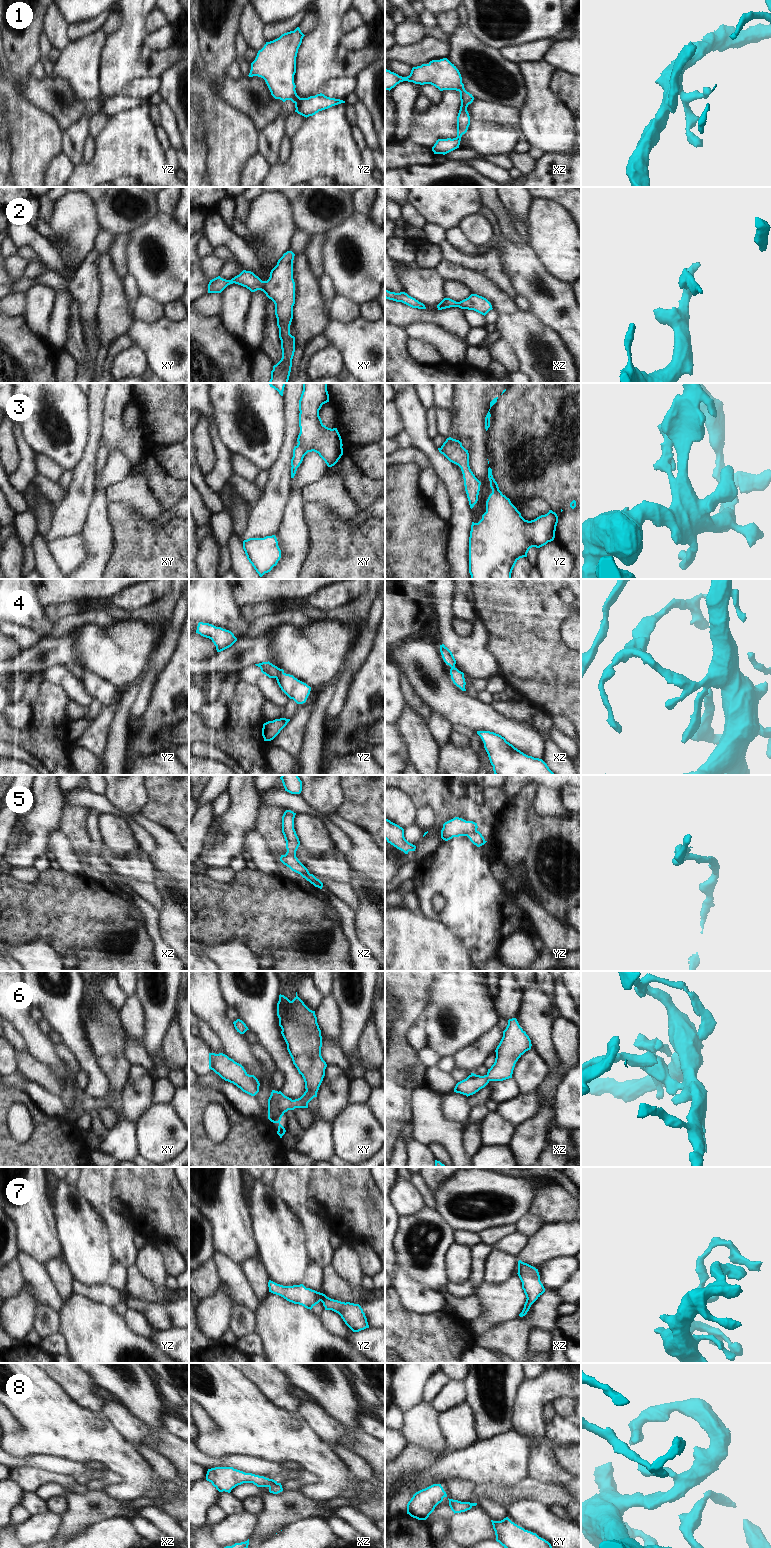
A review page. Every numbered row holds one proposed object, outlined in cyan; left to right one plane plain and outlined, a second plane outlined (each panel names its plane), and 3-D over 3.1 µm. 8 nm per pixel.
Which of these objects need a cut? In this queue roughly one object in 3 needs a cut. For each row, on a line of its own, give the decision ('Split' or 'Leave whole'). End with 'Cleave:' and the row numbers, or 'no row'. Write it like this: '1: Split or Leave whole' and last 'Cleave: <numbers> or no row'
1: Leave whole
2: Leave whole
3: Leave whole
4: Leave whole
5: Split
6: Leave whole
7: Leave whole
8: Leave whole
Cleave: 5

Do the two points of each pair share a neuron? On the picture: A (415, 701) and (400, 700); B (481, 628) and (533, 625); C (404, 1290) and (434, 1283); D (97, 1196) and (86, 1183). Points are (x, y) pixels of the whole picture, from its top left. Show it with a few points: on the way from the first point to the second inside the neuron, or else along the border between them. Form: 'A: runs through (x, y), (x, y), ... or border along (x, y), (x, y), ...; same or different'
A: border along (402, 677), (402, 689), (408, 703); different
B: border along (481, 619), (490, 635), (488, 648), (491, 651); different
C: border along (404, 1271), (424, 1286), (438, 1291); different
D: runs through (96, 1193), (89, 1186); same

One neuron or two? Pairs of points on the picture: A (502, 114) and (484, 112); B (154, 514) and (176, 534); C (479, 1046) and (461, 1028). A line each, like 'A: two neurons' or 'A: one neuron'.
A: one neuron
B: two neurons
C: two neurons

